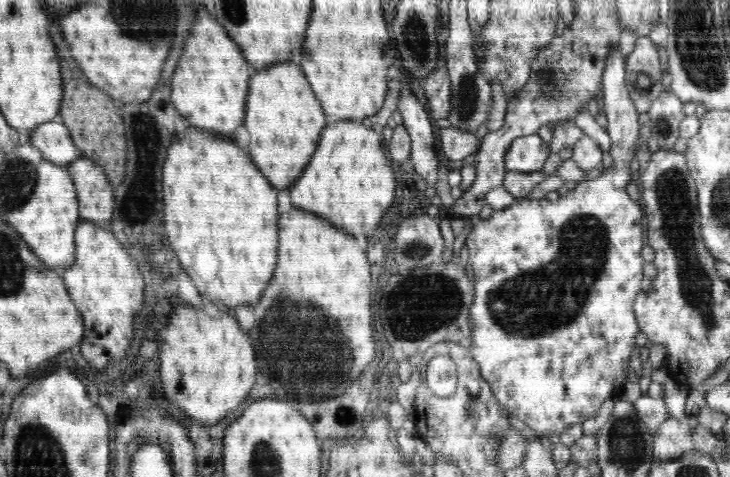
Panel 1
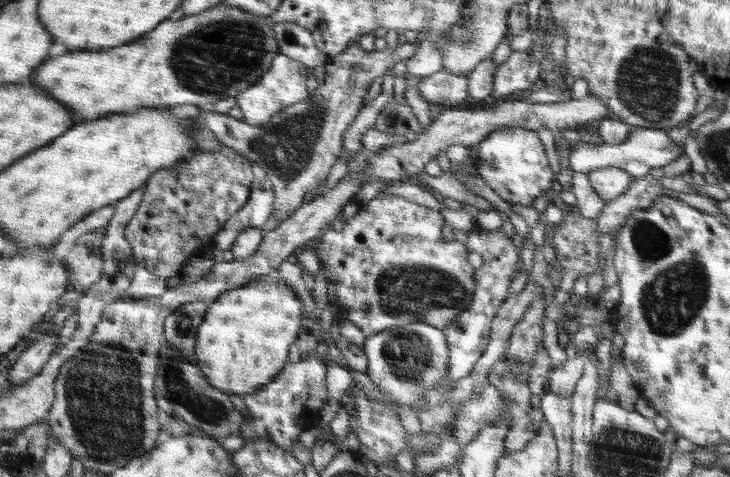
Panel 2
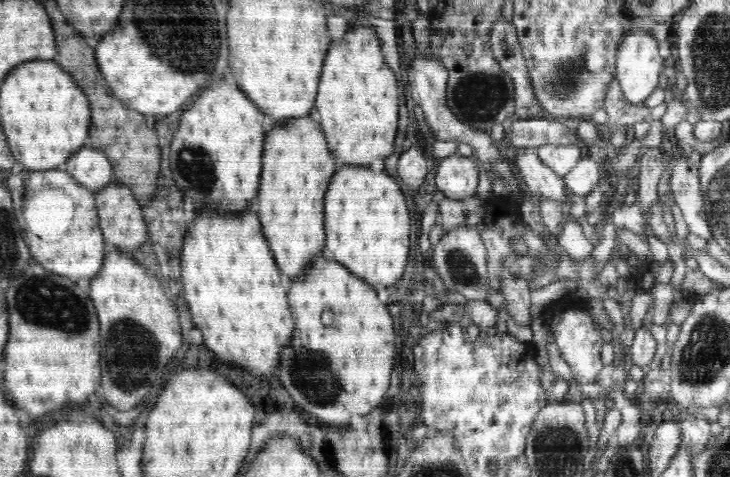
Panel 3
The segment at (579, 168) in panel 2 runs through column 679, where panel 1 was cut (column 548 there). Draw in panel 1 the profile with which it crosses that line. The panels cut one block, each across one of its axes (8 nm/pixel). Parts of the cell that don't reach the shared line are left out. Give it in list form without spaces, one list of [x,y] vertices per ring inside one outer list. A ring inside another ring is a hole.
[[[536,132],[512,142],[506,153],[505,166],[510,172],[537,172],[543,170],[551,157],[549,142],[542,140]]]

